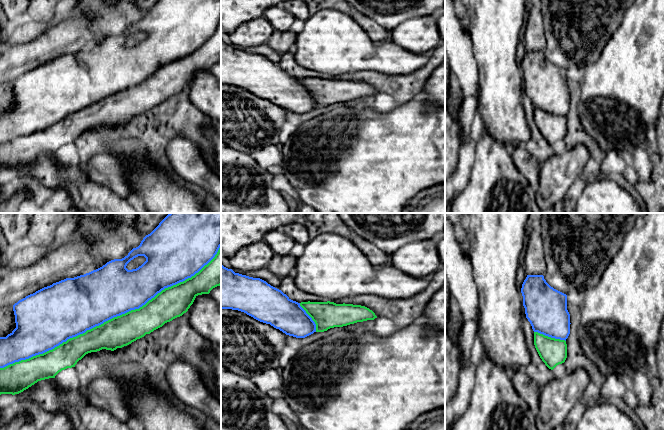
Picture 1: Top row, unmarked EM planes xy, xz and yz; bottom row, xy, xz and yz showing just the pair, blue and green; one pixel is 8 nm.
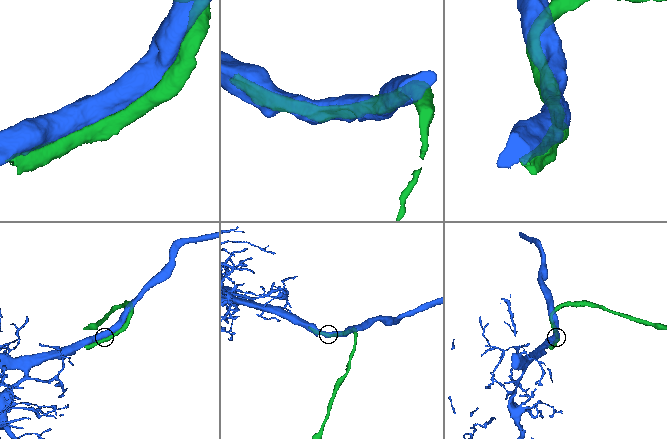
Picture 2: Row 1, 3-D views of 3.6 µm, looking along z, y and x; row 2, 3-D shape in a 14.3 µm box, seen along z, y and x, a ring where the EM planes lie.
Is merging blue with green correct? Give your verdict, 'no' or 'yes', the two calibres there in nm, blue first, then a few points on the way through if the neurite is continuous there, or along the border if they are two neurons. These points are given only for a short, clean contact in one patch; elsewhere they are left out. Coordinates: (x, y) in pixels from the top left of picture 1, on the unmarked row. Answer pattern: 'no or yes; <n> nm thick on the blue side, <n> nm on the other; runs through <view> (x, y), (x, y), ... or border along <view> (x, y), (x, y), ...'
yes; 440 nm thick on the blue side, 240 nm on the other

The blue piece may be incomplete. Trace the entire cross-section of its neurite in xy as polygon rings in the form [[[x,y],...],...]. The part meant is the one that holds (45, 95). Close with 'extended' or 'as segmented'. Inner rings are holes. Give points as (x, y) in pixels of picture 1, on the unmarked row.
[[[159,0],[150,10],[146,11],[140,21],[133,24],[122,35],[114,35],[102,43],[84,51],[66,54],[50,62],[44,63],[33,70],[26,72],[13,81],[16,104],[6,113],[0,113],[0,171],[19,170],[41,156],[55,154],[67,144],[75,143],[77,138],[86,130],[102,125],[114,127],[122,124],[150,110],[162,103],[165,99],[182,92],[188,87],[198,71],[209,70],[210,67],[221,61],[221,0]],[[138,32],[144,32],[146,37],[136,45],[128,46],[127,40]]] | extended

